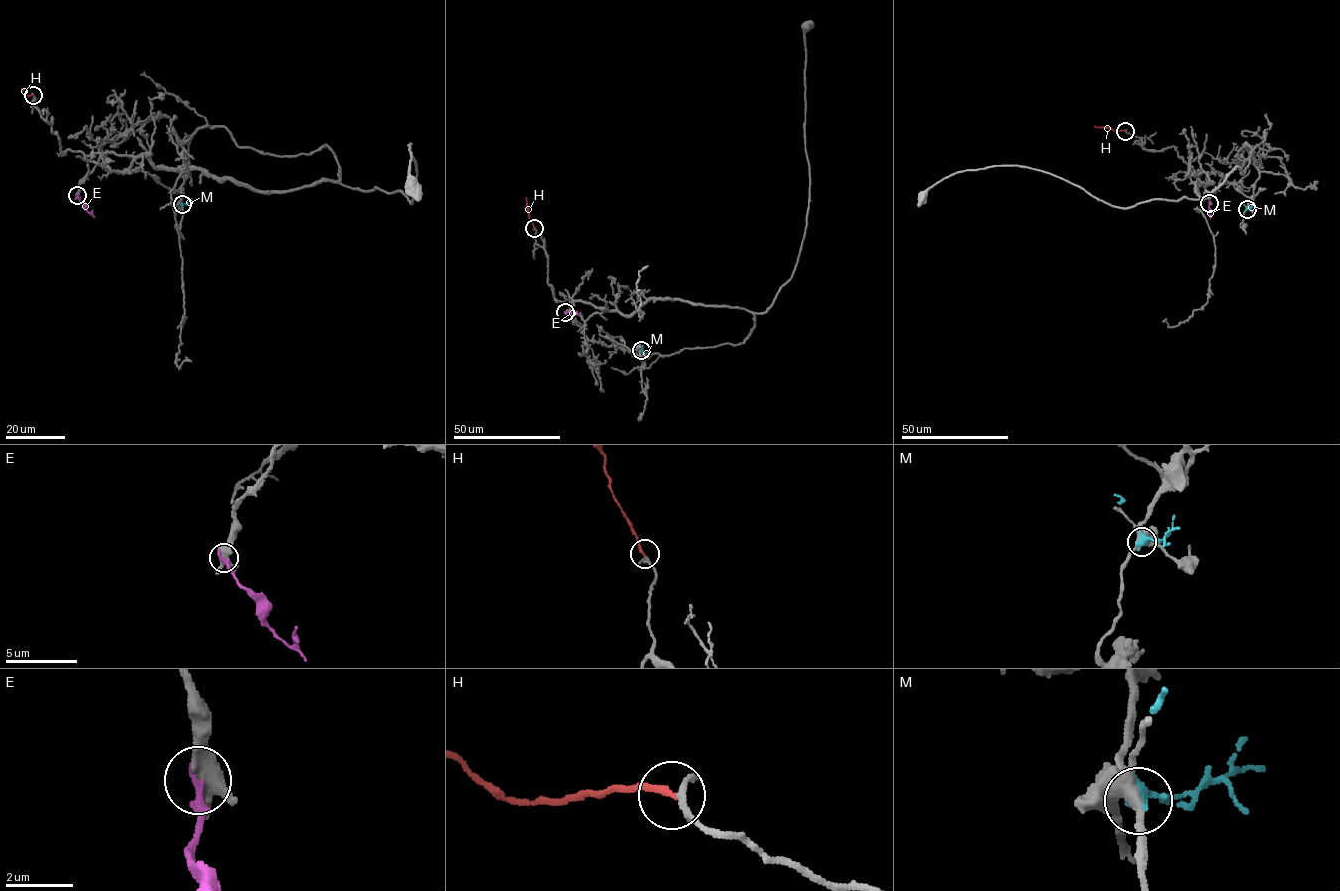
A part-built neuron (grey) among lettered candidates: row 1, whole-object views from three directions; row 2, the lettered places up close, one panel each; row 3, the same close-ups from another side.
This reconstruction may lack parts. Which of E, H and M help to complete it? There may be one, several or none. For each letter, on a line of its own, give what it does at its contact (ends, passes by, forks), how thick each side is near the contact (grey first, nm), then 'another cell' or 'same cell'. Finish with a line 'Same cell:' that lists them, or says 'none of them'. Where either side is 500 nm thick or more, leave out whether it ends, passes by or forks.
E: it ends there; 420 nm thick on the grey side, 320 nm on the other; another cell
H: it ends there; 260 nm thick on the grey side, 200 nm on the other; another cell
M: 360 nm thick on the grey side, 500 nm on the other; another cell
Same cell: none of them

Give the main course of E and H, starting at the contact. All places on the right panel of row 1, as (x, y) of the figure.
E: (1209, 202), (1211, 215), (1208, 213)
H: (1125, 130), (1094, 126)

